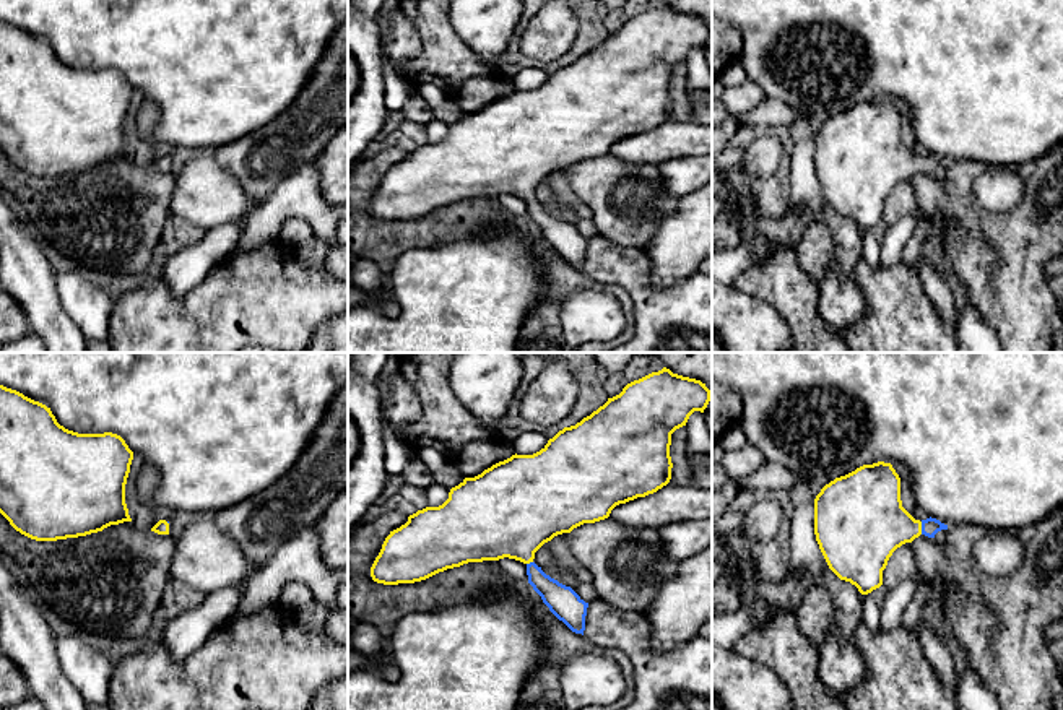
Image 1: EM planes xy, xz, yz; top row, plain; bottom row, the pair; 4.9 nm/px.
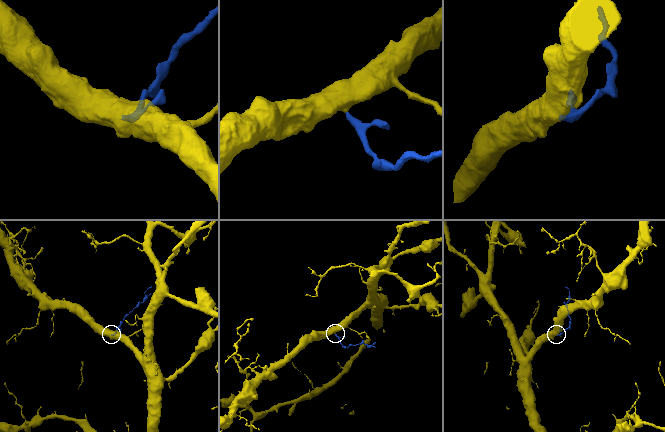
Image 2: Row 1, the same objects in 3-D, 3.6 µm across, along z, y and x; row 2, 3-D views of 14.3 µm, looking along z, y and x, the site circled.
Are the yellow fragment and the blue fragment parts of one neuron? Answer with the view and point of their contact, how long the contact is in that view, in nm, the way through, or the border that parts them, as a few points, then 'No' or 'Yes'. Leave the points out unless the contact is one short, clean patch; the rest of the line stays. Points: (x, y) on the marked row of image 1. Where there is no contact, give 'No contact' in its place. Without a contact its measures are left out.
Touches yellow at yz (920, 528). Shared border 60 nm. Path across: yz (870, 523), (920, 528), (930, 527). Yes

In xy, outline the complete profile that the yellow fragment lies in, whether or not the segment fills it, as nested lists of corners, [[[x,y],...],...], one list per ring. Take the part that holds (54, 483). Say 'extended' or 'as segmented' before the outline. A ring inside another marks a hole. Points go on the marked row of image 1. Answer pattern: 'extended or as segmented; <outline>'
as segmented; [[[0,385],[0,513],[21,535],[36,541],[57,541],[132,522],[125,504],[132,460],[133,452],[120,435],[68,431],[57,422],[50,408]]]

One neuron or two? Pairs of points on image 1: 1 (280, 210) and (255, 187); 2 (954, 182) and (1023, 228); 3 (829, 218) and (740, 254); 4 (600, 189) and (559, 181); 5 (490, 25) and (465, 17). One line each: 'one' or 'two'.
1: two
2: one
3: two
4: two
5: one

